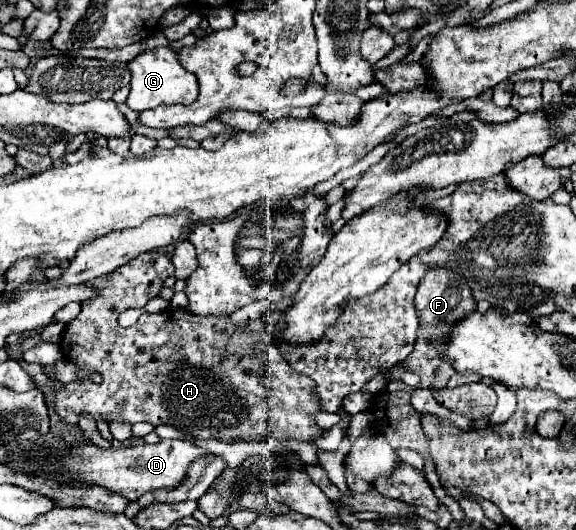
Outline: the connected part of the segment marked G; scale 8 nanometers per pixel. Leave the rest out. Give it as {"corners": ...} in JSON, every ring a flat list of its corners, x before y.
{"corners":[[154,47,150,51,138,53,134,59,128,61,128,69,132,73,130,81,130,95,126,105,134,111,154,109,162,103,192,103,198,97,198,81,192,73,188,73,182,63,178,61,176,51,170,47]]}

